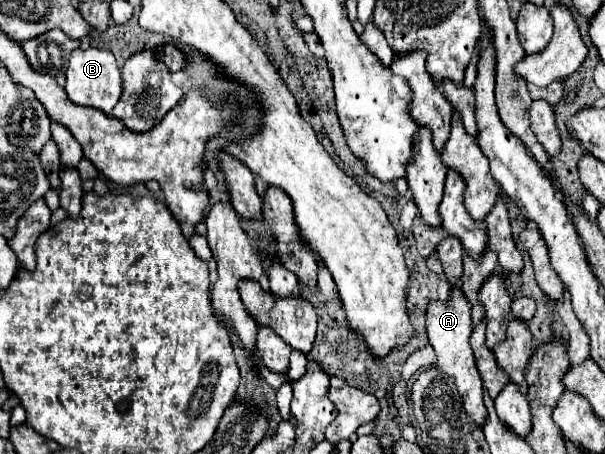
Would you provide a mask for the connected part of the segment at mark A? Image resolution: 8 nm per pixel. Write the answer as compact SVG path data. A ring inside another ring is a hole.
M454 287L448 301L430 303L426 329L428 329L428 341L438 355L438 369L444 371L444 375L448 375L450 379L454 379L456 389L462 397L466 415L474 421L474 425L484 427L486 407L482 403L482 383L480 383L480 375L476 371L476 363L474 363L474 355L472 355L472 347L470 347L470 335L472 335L470 307L472 305L468 303L468 299L464 299L464 295L460 295L460 289Z

